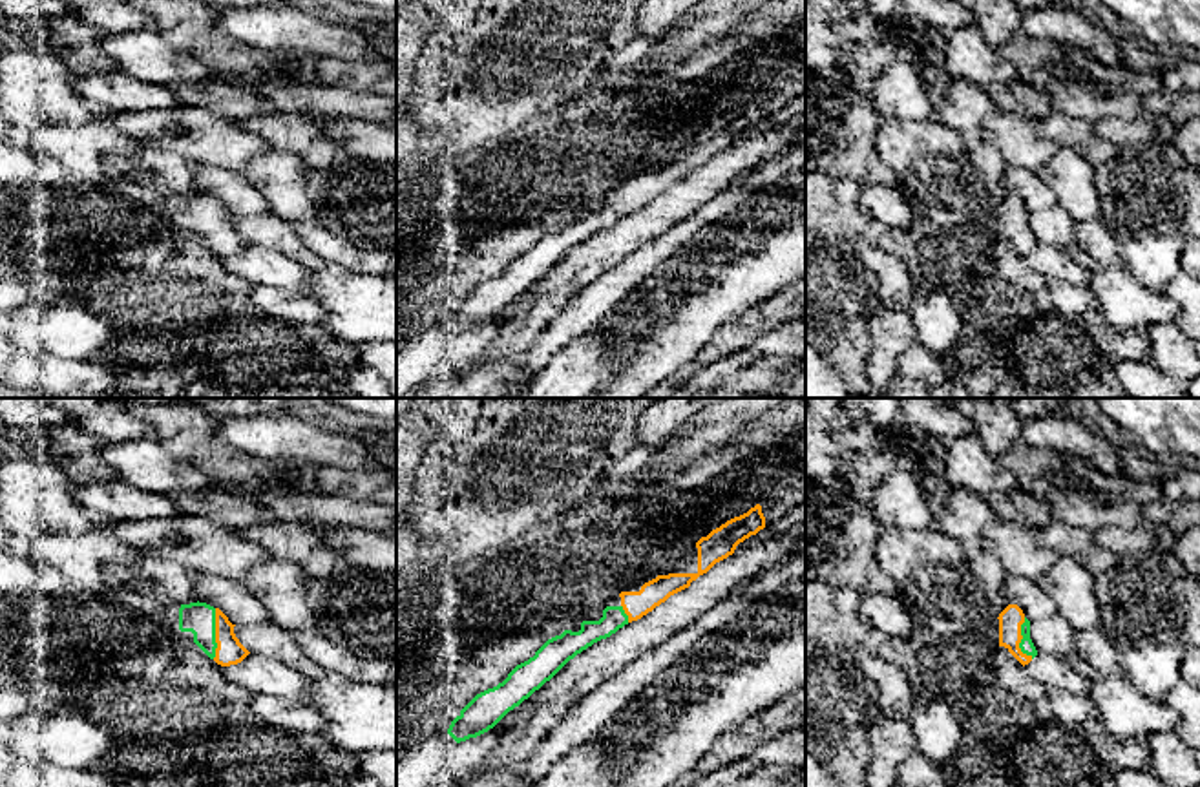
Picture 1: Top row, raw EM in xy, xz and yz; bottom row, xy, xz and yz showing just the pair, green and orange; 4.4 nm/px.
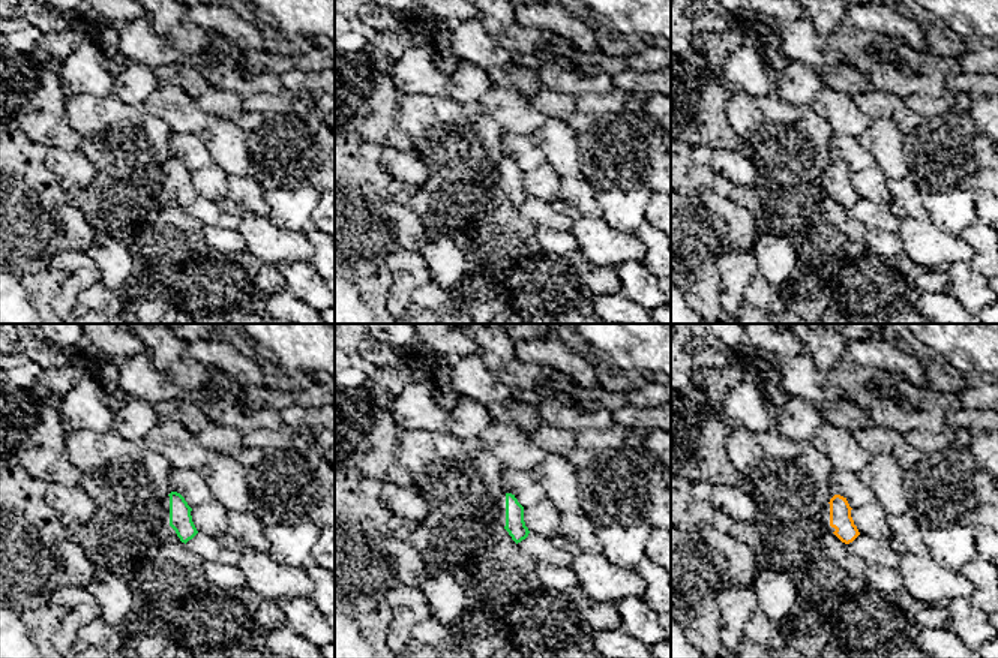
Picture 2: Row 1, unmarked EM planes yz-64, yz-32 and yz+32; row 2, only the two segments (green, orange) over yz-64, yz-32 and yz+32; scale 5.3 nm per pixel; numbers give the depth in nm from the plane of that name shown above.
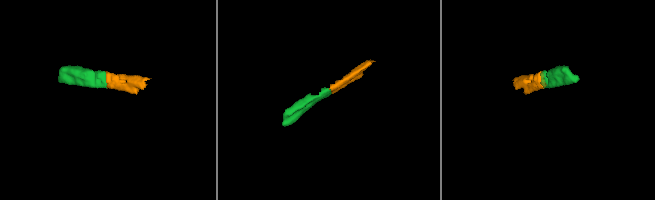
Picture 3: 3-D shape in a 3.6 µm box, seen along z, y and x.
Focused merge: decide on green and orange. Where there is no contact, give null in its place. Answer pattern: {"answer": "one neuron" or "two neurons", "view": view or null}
{"answer": "one neuron", "view": "xy"}

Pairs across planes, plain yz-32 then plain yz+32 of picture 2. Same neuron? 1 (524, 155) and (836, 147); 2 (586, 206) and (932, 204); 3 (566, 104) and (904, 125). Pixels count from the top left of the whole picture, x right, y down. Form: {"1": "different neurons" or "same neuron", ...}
{"1": "same neuron", "2": "different neurons", "3": "same neuron"}

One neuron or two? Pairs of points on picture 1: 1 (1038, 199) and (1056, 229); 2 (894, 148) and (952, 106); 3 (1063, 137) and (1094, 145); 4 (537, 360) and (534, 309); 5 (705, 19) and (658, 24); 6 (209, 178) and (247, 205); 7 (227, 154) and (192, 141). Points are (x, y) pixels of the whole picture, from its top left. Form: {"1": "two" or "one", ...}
{"1": "two", "2": "two", "3": "one", "4": "two", "5": "two", "6": "one", "7": "one"}

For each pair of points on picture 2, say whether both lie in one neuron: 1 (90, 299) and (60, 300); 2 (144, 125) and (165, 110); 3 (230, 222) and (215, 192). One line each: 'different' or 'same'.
1: different
2: different
3: different

